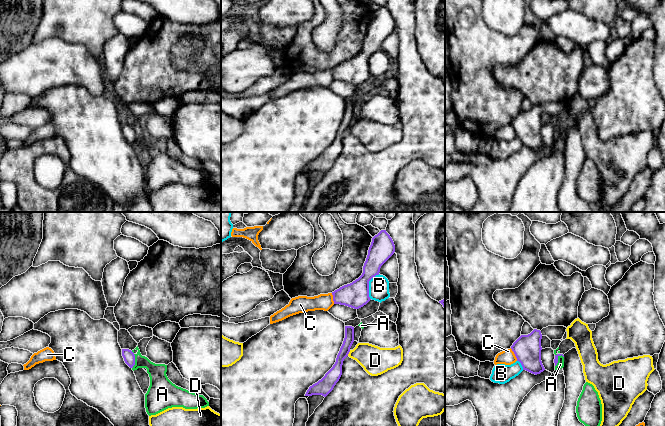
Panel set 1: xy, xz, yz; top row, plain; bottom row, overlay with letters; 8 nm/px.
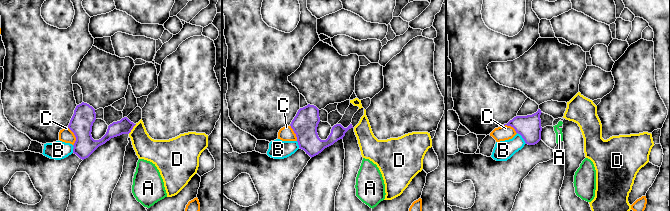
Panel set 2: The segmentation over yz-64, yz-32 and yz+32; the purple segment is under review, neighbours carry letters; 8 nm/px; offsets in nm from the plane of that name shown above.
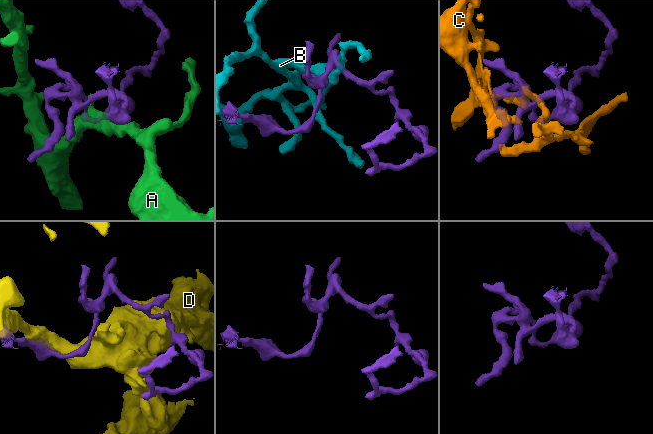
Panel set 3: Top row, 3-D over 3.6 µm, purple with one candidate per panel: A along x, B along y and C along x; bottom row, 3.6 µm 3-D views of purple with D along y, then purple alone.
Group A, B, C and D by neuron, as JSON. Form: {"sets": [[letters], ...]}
{"sets": [["A"], ["B"], ["C"], ["D"]]}

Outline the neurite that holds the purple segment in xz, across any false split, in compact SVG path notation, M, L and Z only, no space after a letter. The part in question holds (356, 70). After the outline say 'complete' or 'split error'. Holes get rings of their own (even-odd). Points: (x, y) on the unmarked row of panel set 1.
M381 6L372 14L362 51L352 59L332 68L334 80L345 81L354 85L366 81L371 76L369 57L379 51L381 42L394 28L395 21L392 14L386 6Z; complete

